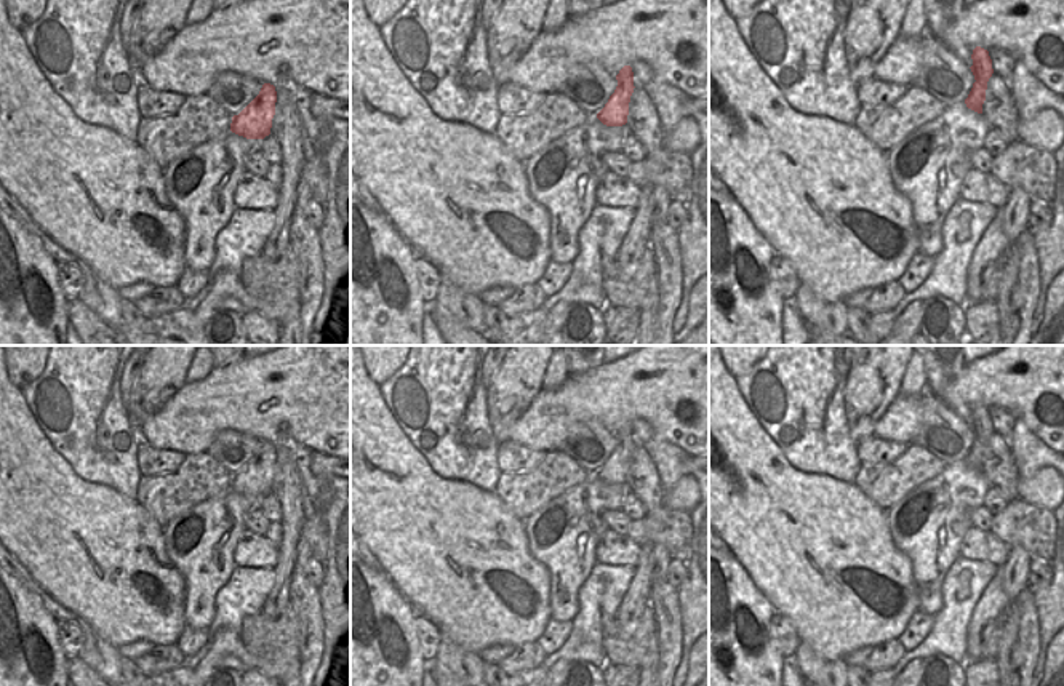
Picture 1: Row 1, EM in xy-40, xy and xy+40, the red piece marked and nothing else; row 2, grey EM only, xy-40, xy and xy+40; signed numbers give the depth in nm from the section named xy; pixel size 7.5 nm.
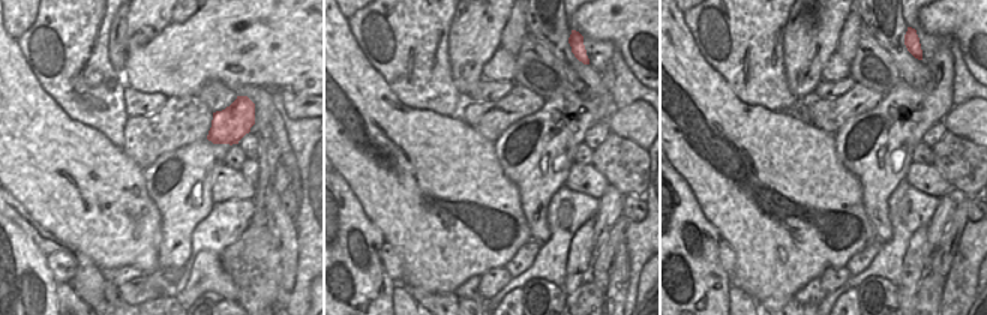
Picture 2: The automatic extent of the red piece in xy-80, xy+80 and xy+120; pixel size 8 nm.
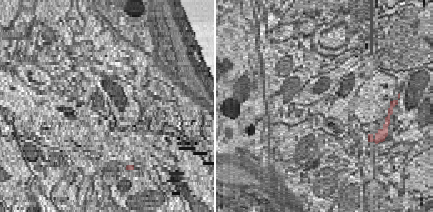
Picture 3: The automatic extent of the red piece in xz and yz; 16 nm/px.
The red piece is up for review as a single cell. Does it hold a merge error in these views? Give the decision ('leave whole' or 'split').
leave whole

